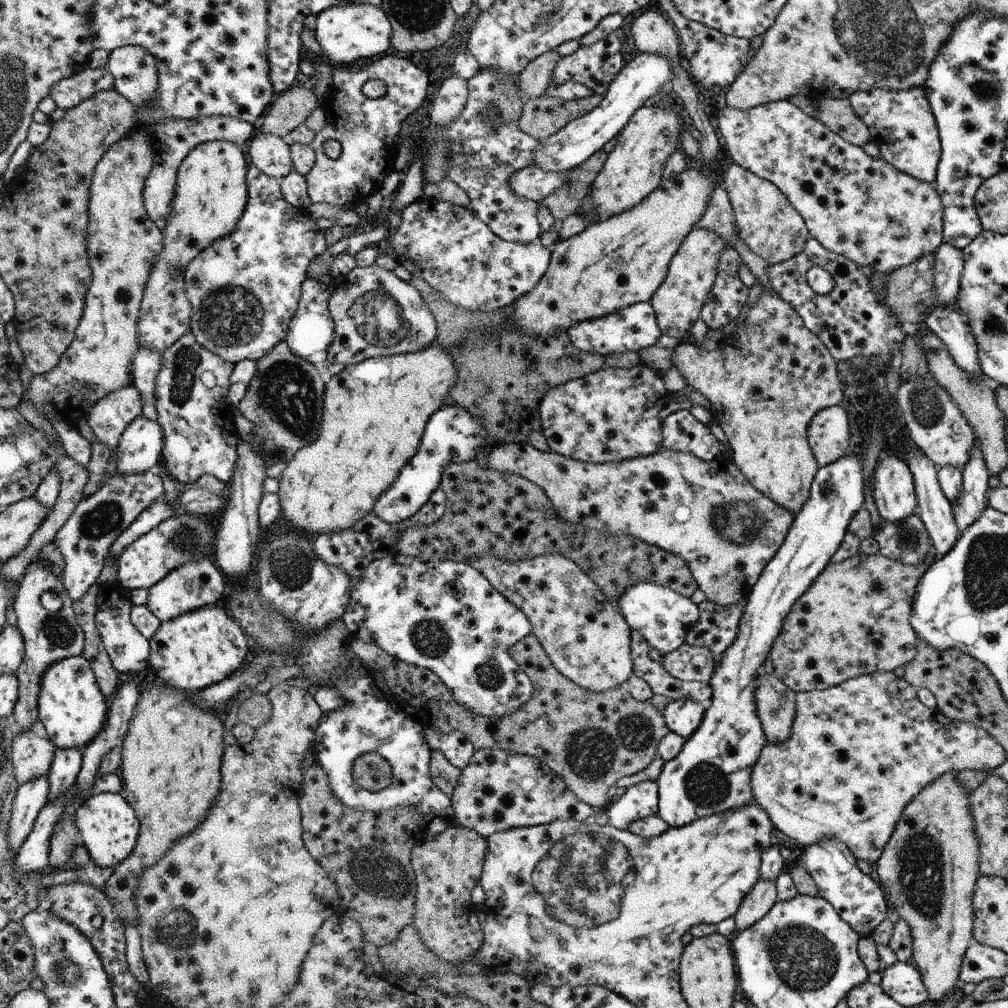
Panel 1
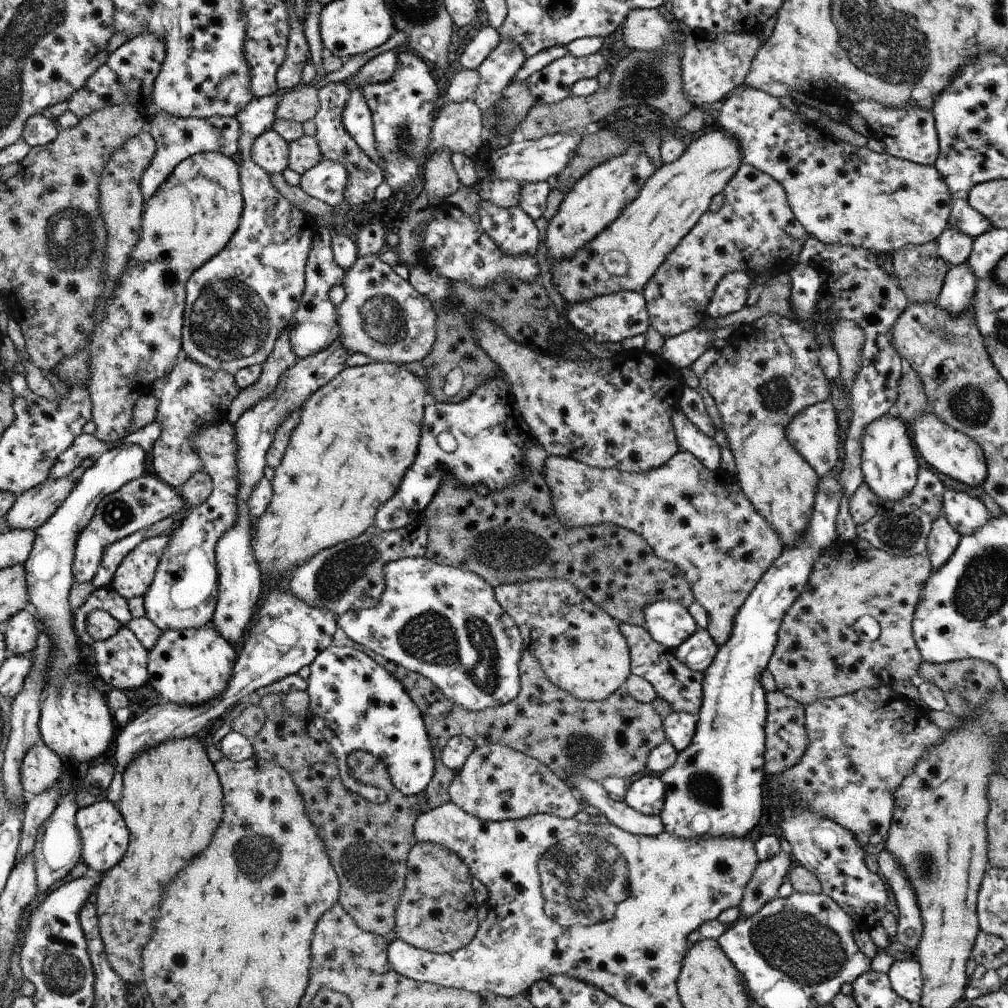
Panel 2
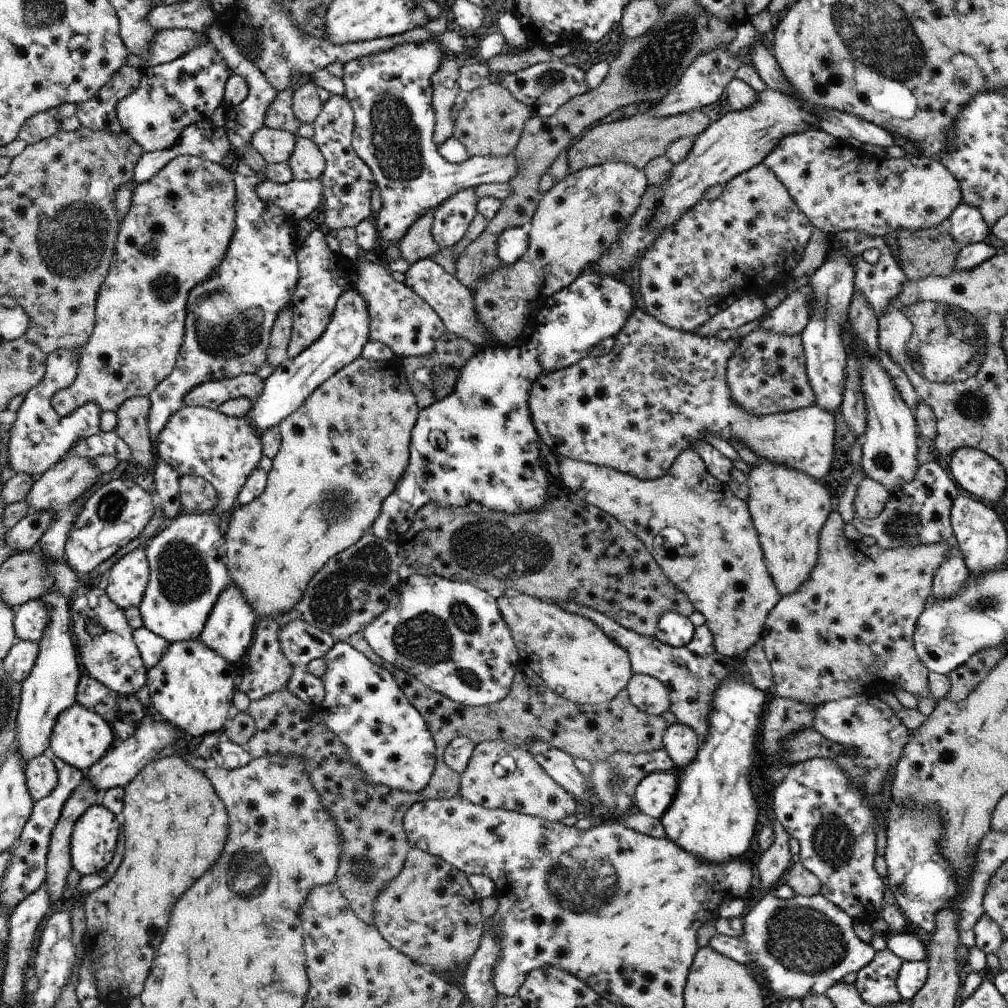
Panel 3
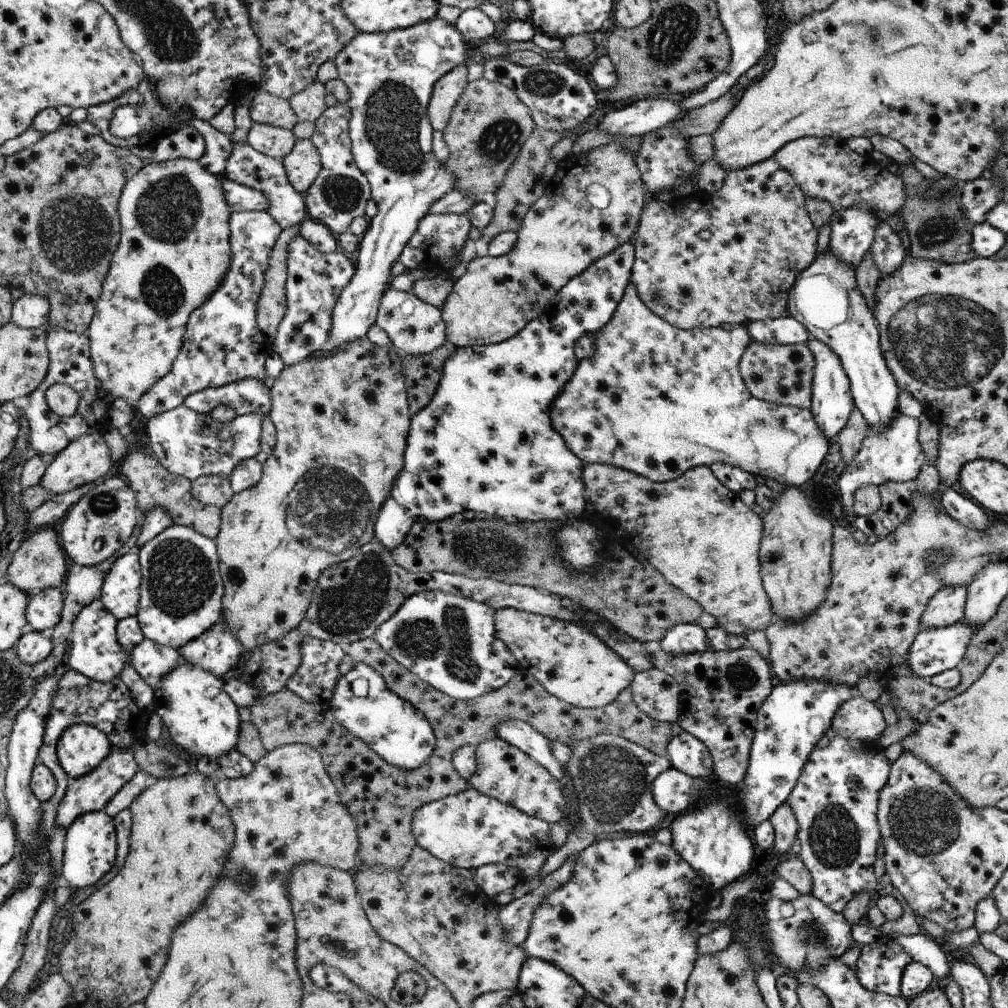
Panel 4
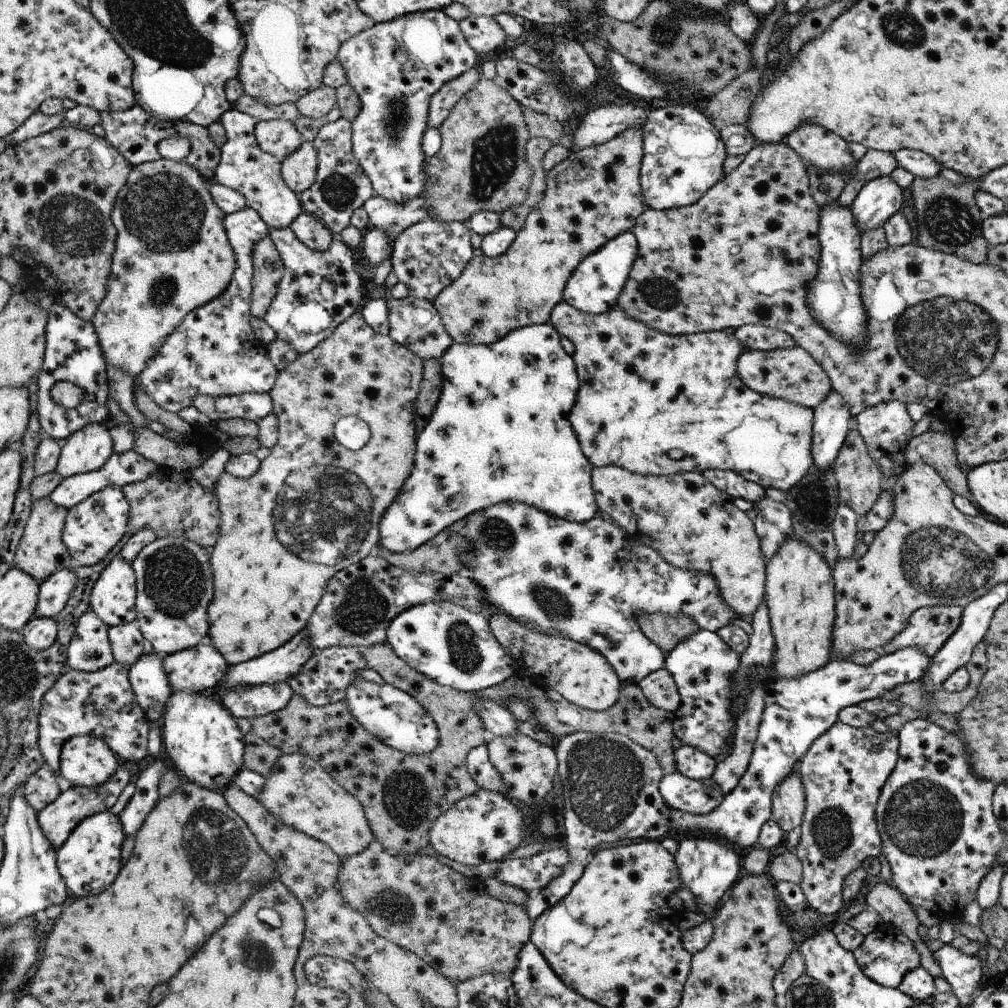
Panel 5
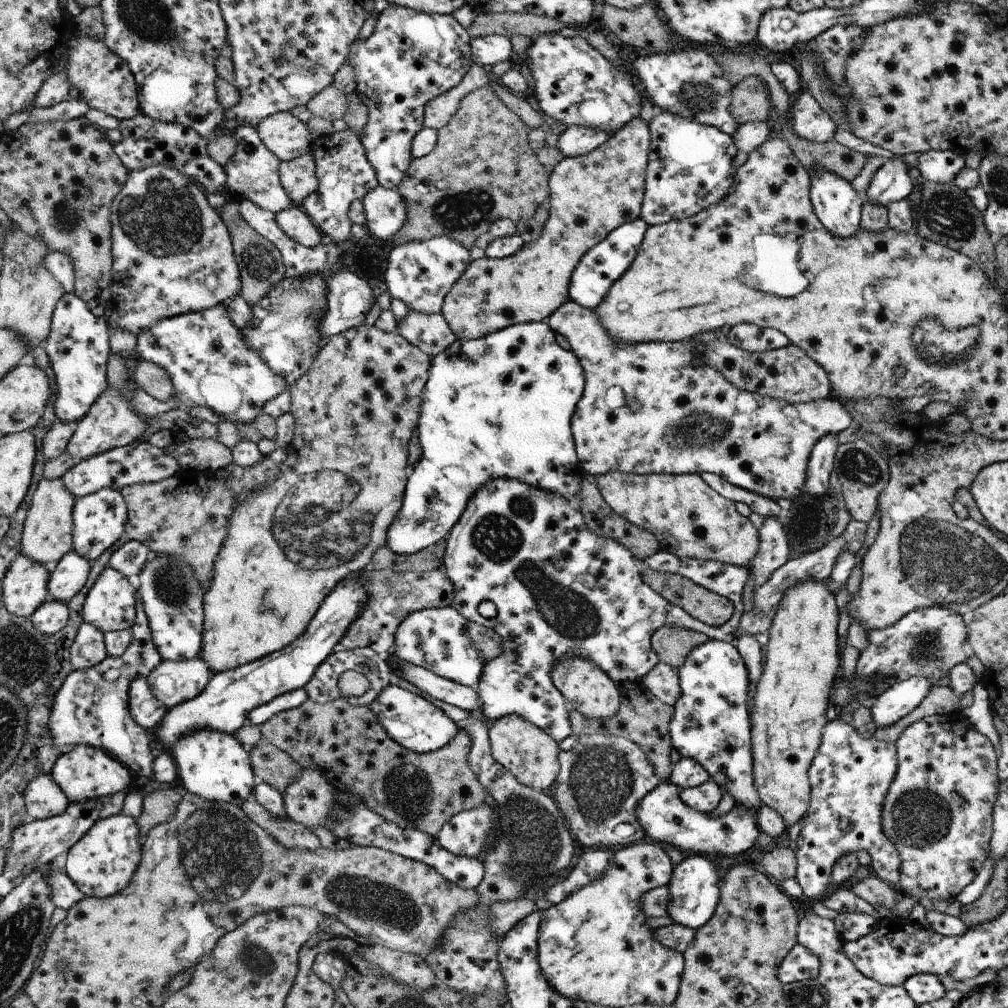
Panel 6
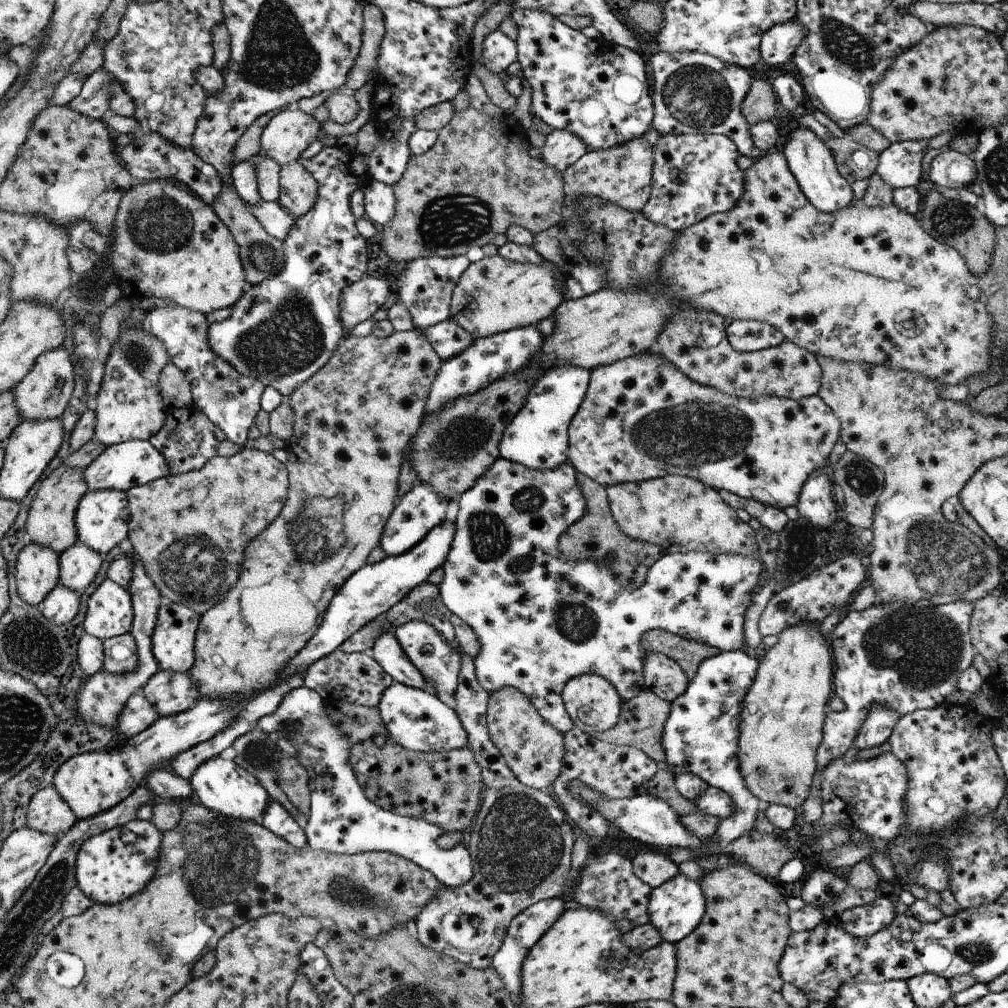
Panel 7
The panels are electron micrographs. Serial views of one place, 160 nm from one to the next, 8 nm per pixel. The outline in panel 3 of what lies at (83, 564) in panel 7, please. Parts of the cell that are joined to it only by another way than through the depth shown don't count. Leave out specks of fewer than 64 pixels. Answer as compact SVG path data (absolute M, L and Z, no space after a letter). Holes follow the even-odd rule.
M32 599L15 608L17 636L22 641L39 641L49 627L50 610L42 599Z

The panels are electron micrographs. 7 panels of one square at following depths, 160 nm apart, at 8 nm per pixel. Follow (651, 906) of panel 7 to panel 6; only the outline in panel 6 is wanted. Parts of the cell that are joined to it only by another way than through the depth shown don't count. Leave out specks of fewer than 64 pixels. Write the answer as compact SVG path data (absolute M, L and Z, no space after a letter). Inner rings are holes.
M691 854L673 868L673 875L667 884L669 899L667 902L667 916L677 925L696 930L710 920L719 901L720 876L705 856Z

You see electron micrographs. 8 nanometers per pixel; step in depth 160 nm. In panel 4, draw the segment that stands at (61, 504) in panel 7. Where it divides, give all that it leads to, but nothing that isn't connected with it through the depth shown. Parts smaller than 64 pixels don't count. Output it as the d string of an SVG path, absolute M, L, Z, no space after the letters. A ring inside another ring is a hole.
M42 527L25 537L13 556L5 580L25 590L31 597L50 587L63 588L68 578L68 565L65 549L61 547L60 534L53 527Z

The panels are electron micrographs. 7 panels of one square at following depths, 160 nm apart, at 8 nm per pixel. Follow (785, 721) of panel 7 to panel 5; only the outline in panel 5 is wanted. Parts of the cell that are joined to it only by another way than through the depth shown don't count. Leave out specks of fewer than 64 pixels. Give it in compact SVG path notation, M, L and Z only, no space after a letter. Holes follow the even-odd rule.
M792 537L786 540L765 566L765 599L775 638L772 673L783 679L798 678L831 660L835 582L832 570L818 552ZM799 762L796 769L777 784L771 798L771 818L784 832L801 826L806 808L806 793L798 768Z

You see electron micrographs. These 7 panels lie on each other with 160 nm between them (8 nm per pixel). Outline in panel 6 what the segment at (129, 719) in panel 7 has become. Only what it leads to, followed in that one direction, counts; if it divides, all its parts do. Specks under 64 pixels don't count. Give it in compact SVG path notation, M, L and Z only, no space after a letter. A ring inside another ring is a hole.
M138 677L130 683L129 709L132 718L146 730L157 727L168 710L167 706L152 694L146 677Z

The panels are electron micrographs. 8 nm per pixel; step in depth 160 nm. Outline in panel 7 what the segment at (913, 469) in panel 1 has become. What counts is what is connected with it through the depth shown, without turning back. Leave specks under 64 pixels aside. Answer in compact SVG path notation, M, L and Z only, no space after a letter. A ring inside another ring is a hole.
M920 599L915 602L914 605L905 605L898 602L884 603L877 602L876 604L868 607L865 611L854 611L846 613L836 625L834 630L829 634L827 640L831 648L831 654L833 656L833 691L835 696L838 696L842 702L844 702L846 709L844 712L833 712L830 711L826 713L826 718L823 724L823 737L822 742L819 744L817 750L817 769L813 774L813 783L811 784L811 789L809 795L806 797L804 803L801 804L798 814L801 814L804 817L806 822L815 823L823 813L823 806L821 798L819 797L819 789L821 788L821 771L827 767L833 760L843 757L848 748L853 746L854 737L858 734L858 731L862 728L864 721L868 718L869 712L871 711L871 706L880 703L885 705L889 709L892 709L900 717L903 717L905 714L914 712L918 709L933 709L939 704L942 704L946 700L946 696L951 692L956 691L958 679L960 675L972 664L973 658L977 655L976 647L972 644L970 636L970 623L973 608L975 607L975 602L972 601L963 601L957 600L954 602L942 603L941 605L934 605L926 602L924 599Z

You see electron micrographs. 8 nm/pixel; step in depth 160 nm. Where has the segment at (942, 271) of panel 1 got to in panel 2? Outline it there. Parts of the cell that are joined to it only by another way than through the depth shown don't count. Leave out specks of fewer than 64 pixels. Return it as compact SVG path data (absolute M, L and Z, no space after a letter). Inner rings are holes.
M950 225L940 233L936 241L939 244L938 254L951 267L969 259L974 239Z

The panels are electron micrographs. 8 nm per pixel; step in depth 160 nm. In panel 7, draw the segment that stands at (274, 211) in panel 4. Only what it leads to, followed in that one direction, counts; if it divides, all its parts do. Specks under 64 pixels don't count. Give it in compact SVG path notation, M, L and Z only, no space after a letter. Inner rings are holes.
M261 150L260 153L248 158L257 172L257 191L262 199L277 202L279 197L279 172L281 166Z

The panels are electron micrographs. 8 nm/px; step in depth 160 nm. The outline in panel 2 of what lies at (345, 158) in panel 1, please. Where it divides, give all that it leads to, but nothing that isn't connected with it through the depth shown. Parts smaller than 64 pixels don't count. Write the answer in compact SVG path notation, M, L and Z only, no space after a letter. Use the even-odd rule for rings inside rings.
M386 51L372 58L359 72L344 82L354 83L360 88L368 83L385 82L386 79L394 78L394 74L398 72L398 64L400 62L398 62L397 51ZM322 158L320 163L301 175L299 187L331 207L338 206L344 202L349 172L348 165Z

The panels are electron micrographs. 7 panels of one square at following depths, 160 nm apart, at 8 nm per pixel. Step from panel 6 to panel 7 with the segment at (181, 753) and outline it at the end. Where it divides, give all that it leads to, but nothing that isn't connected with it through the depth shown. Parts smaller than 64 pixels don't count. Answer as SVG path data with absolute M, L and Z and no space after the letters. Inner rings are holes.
M212 757L203 762L190 776L194 800L206 808L224 816L241 821L255 822L258 816L264 816L269 807L271 796L265 787L248 770L236 764L234 760Z

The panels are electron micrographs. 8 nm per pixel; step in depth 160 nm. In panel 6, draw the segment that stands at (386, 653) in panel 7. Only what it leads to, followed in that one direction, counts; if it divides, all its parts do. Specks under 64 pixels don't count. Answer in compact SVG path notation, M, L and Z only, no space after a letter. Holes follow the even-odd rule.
M398 657L391 668L398 678L414 684L420 692L428 694L432 700L440 700L458 706L468 712L482 712L481 700L474 687L458 684L453 680L438 676L427 668L406 662Z

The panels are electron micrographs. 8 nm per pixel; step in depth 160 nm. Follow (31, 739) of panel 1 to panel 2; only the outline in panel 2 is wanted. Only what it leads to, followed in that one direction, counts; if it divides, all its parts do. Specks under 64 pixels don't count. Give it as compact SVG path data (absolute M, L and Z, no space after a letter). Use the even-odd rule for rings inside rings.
M39 740L24 757L21 766L21 781L29 796L36 796L47 791L61 776L64 764Z

